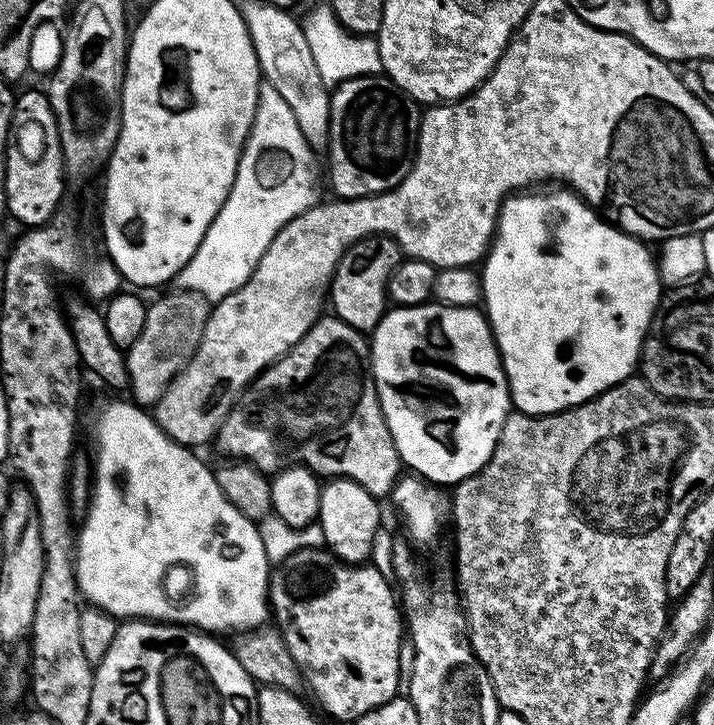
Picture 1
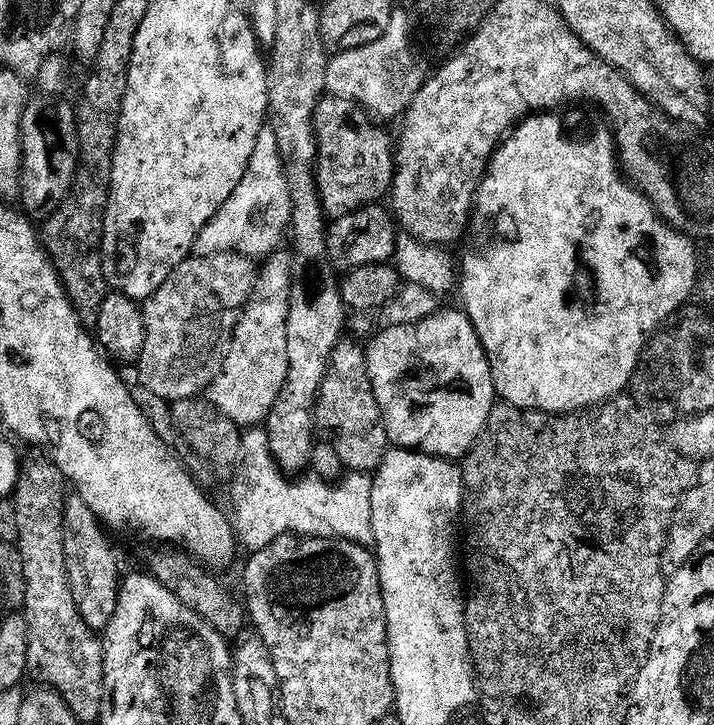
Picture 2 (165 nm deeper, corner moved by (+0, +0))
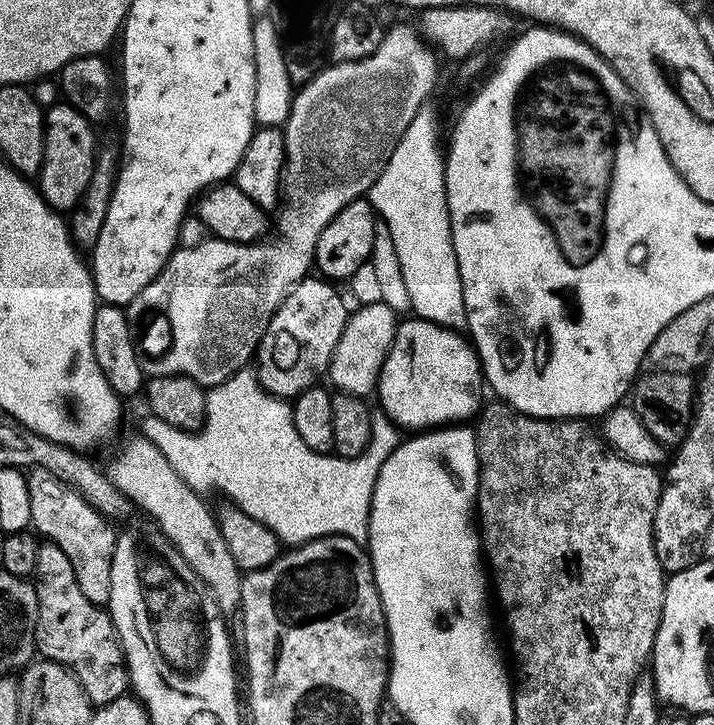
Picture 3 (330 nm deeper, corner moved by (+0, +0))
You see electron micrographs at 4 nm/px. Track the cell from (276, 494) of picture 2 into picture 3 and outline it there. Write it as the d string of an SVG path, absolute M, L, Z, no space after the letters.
M252 370L235 372L226 382L216 384L213 388L207 389L203 425L191 432L183 432L181 428L170 426L151 414L145 415L145 417L142 435L150 442L154 442L154 446L158 446L158 450L162 450L162 454L166 454L166 462L170 462L170 466L174 466L174 470L178 470L182 482L186 482L195 492L201 494L209 494L208 492L216 491L221 492L224 496L229 496L227 499L233 505L242 509L250 518L264 523L281 542L288 546L299 546L307 542L307 540L317 540L320 536L345 536L346 538L354 538L361 542L367 541L370 510L372 509L372 495L374 494L374 486L378 482L378 474L382 470L386 458L390 458L390 454L394 454L394 450L402 443L402 432L401 429L396 427L396 423L389 416L376 414L372 417L370 442L366 446L364 453L360 456L355 456L353 460L345 456L310 450L310 446L306 446L306 442L302 442L302 438L298 435L298 430L294 426L291 403L287 399L269 394L260 384L255 371Z

